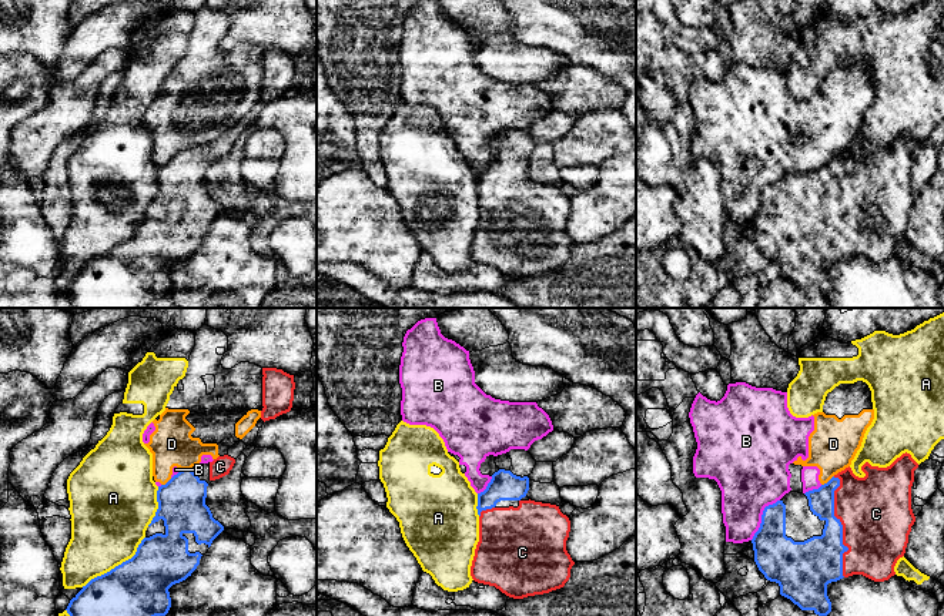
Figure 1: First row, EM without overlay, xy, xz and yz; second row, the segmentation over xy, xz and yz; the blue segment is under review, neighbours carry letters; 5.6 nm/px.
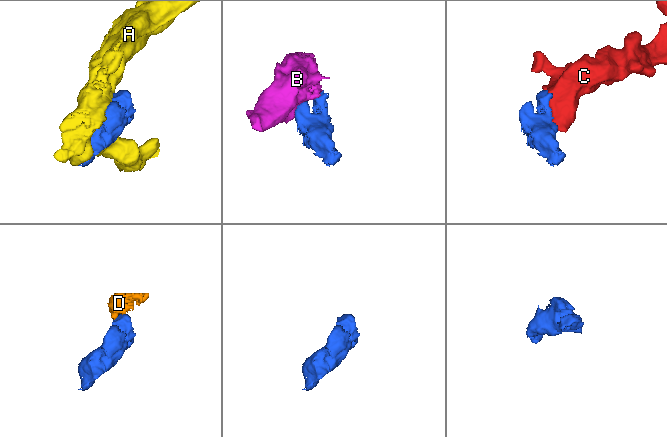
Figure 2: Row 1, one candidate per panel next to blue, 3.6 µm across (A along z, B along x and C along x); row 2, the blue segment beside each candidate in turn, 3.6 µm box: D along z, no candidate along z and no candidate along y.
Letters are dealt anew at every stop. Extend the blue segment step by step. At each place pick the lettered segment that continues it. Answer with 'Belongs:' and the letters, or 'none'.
Belongs: C

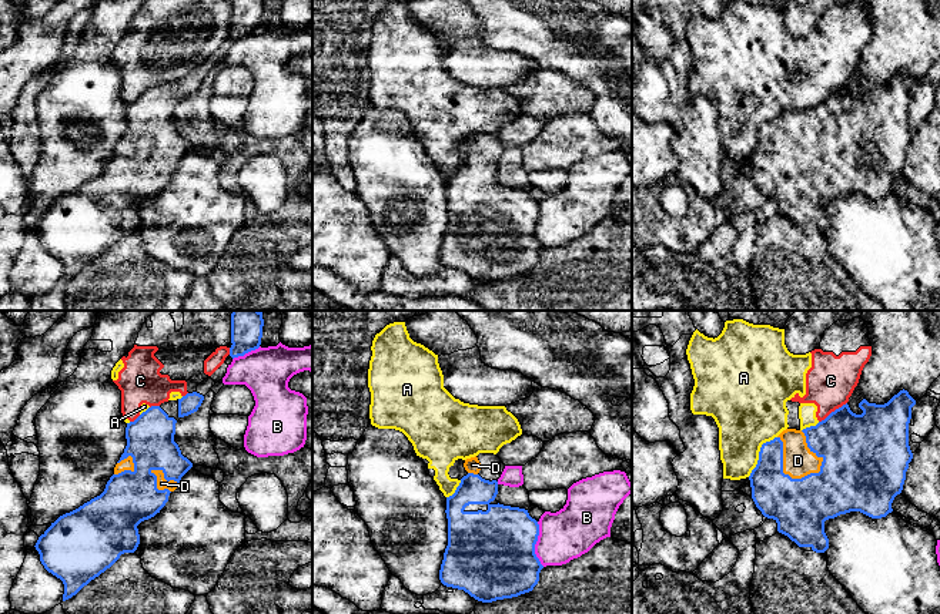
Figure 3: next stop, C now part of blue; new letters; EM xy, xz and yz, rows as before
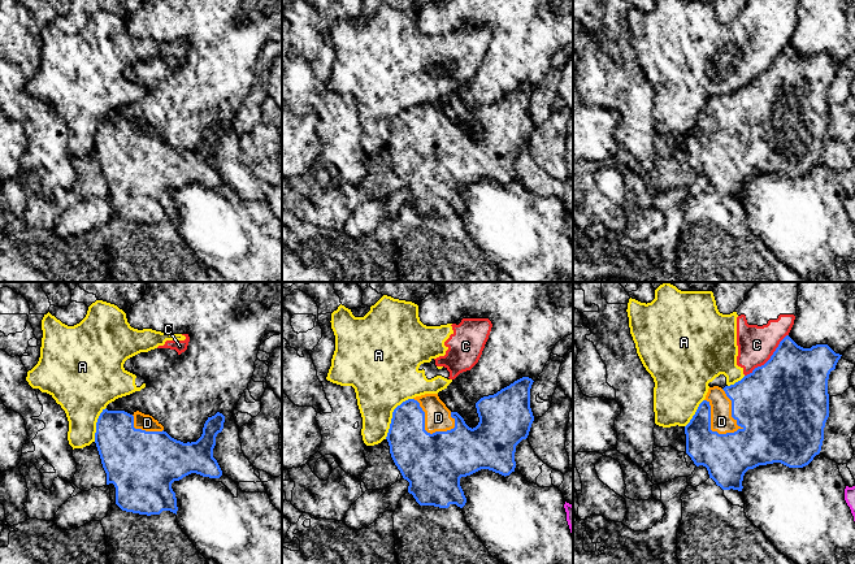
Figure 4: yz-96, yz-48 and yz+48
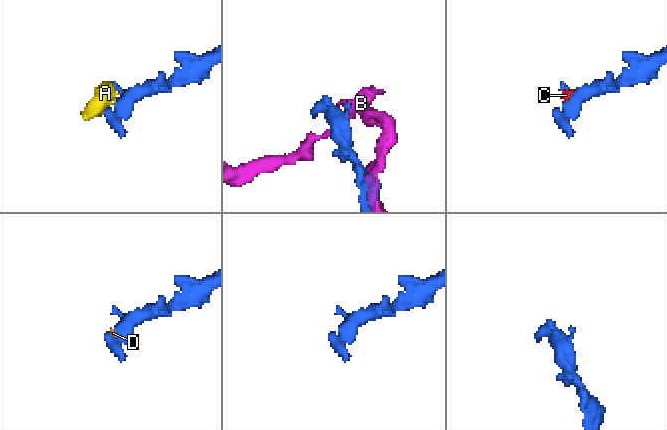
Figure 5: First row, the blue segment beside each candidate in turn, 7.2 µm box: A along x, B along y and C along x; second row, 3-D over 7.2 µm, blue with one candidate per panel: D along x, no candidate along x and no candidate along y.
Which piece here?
Belongs: D

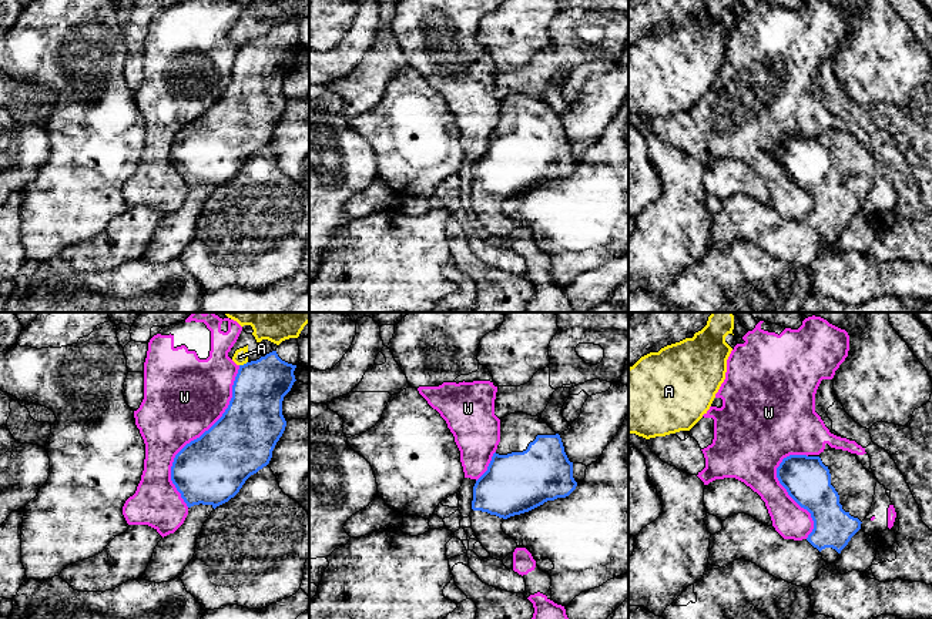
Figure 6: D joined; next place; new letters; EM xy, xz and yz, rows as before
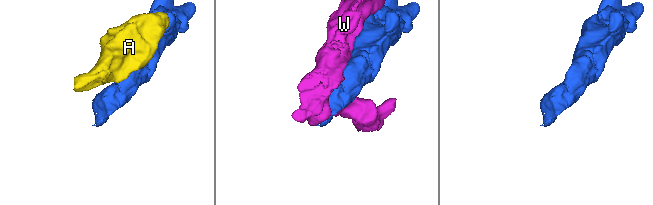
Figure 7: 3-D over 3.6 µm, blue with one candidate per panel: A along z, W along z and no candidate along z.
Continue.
Belongs: none

